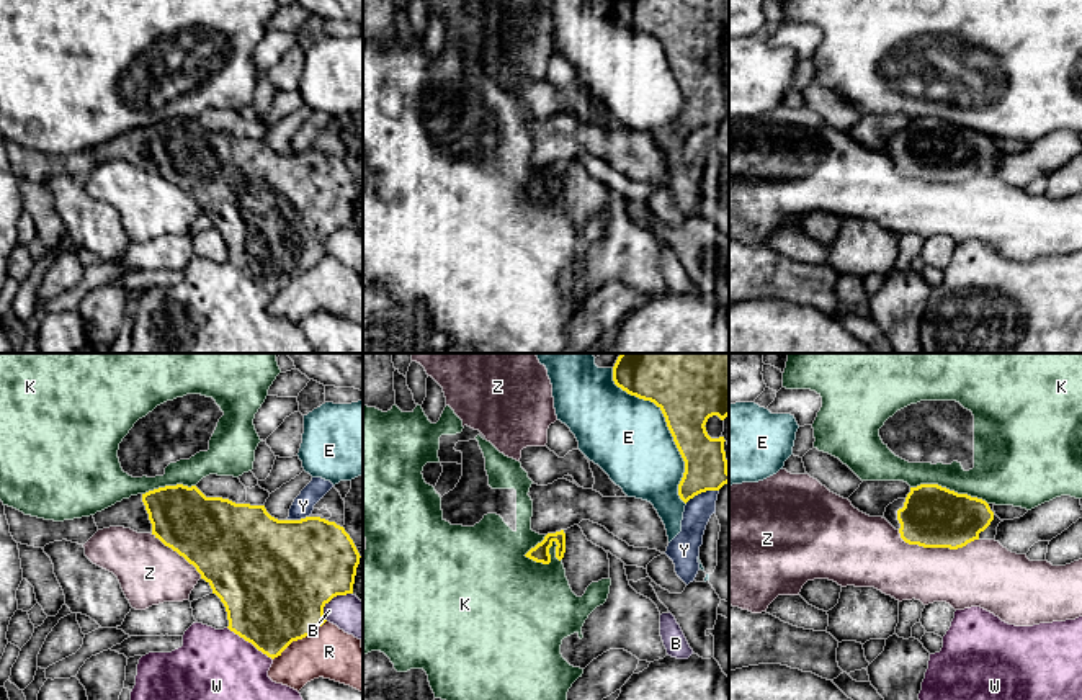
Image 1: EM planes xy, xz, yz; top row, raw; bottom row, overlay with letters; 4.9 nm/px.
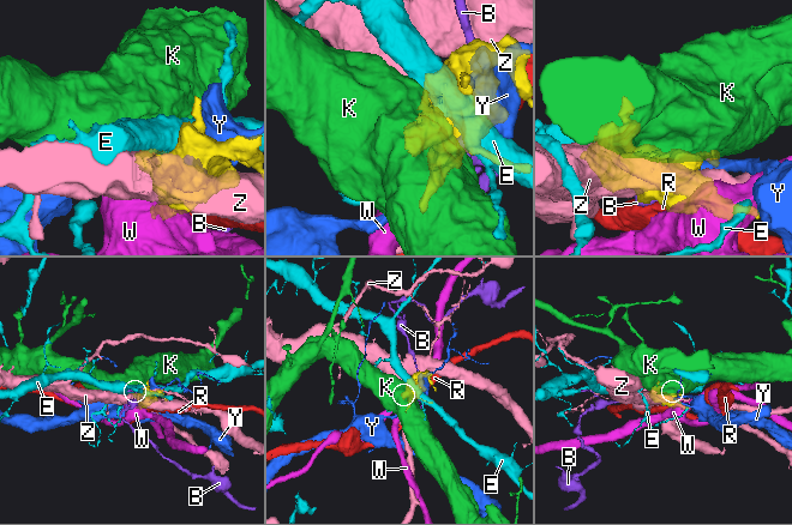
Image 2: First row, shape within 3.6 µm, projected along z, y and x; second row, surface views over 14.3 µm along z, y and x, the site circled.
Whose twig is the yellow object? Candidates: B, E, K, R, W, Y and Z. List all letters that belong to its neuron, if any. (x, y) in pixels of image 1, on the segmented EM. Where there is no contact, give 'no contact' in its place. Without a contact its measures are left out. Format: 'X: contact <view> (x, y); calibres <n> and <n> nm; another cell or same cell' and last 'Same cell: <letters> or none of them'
B: contact xy (332, 597); calibres 480 and 180 nm; another cell
E: contact xz (667, 426); calibres 400 and 400 nm; another cell
K: contact xz (549, 558); calibres 90 and 420 nm; another cell
R: contact xy (299, 638); calibres 500 and 260 nm; another cell
W: contact xy (250, 641); calibres 480 and 360 nm; another cell
Y: contact xz (701, 491); calibres 200 and 140 nm; another cell
Z: contact yz (937, 547); calibres 300 and 320 nm; another cell
Same cell: none of them

